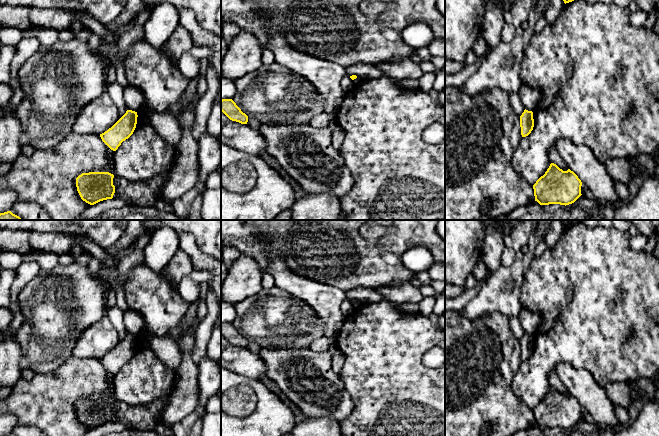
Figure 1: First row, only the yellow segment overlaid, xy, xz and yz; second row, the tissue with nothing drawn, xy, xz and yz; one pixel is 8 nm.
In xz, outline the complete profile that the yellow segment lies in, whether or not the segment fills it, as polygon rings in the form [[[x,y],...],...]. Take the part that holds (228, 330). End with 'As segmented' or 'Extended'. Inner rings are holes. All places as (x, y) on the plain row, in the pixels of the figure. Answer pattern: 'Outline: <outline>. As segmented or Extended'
Outline: [[[232,323],[221,324],[221,335],[232,345],[247,348],[248,340],[241,335]]]. As segmented

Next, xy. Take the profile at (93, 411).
Outline: [[[109,396],[82,397],[76,402],[77,415],[81,423],[90,429],[112,423],[115,417],[113,402]]]. As segmented

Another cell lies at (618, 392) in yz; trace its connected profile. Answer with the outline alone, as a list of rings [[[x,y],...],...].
[[[607,382],[604,389],[613,405],[627,408],[632,403],[630,400],[630,384],[623,382]]]

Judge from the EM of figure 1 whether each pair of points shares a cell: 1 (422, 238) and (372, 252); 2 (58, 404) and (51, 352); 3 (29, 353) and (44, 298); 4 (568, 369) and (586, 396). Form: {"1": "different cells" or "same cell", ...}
{"1": "same cell", "2": "different cells", "3": "same cell", "4": "same cell"}

